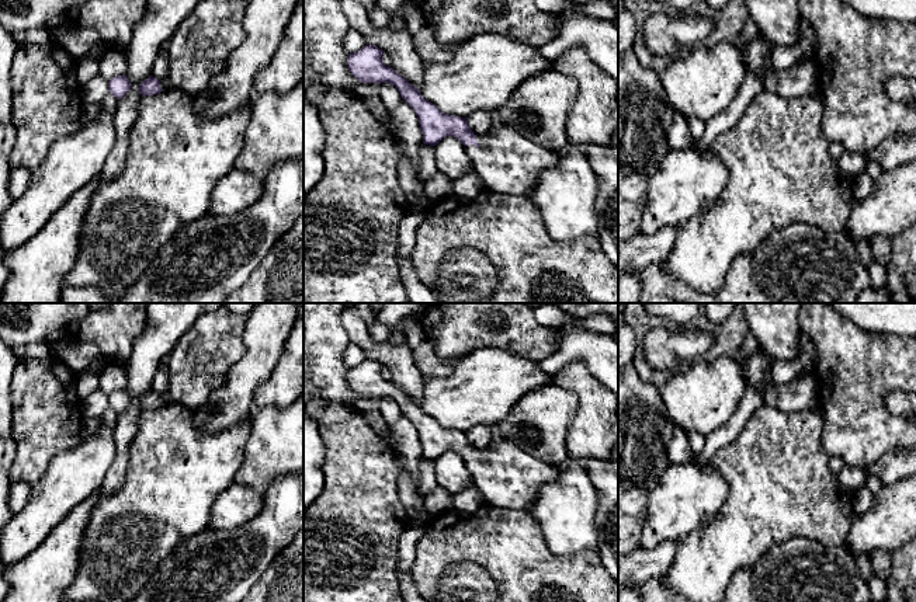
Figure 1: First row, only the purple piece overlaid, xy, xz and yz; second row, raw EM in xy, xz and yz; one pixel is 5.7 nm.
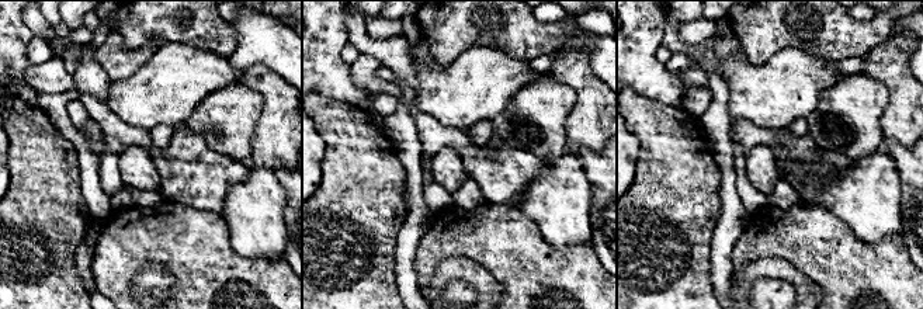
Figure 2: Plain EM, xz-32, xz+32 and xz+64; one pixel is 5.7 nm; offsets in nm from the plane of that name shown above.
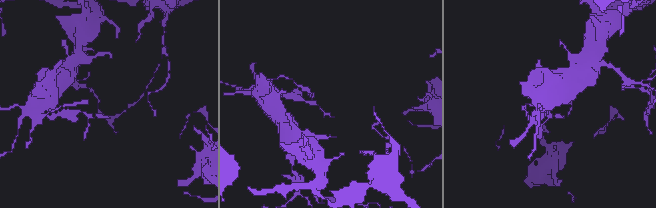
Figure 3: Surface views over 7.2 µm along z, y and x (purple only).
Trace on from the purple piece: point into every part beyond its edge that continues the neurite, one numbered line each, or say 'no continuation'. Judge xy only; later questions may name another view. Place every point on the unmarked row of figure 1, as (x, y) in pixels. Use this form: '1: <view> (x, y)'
1: xy (200, 362)

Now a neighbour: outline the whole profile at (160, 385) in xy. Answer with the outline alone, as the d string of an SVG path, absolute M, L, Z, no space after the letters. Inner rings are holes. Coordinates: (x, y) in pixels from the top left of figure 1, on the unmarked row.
M163 365L153 377L152 390L156 392L159 396L164 397L169 392L169 387L170 375L166 365Z

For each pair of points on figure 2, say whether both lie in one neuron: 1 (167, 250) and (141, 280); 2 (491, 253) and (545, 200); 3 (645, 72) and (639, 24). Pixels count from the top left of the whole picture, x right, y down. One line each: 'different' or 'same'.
1: different
2: different
3: same

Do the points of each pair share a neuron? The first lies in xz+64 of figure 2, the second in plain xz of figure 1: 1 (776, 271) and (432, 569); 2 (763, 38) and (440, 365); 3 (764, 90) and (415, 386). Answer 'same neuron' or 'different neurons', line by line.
1: different neurons
2: different neurons
3: different neurons

